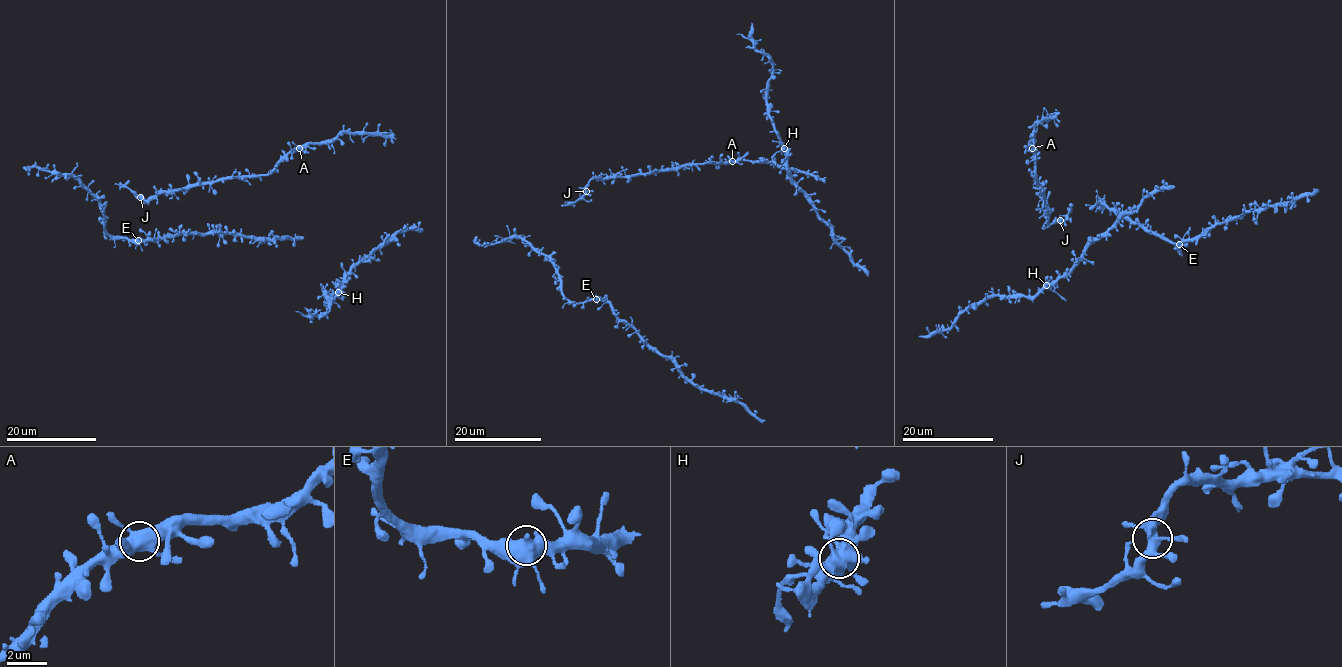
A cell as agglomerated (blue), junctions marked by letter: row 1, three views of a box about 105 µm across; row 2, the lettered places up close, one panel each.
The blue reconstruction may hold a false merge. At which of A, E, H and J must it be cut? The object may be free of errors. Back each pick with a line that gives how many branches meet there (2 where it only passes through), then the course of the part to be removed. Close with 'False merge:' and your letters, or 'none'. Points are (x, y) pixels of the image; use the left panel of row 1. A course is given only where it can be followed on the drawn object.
False merge: none

